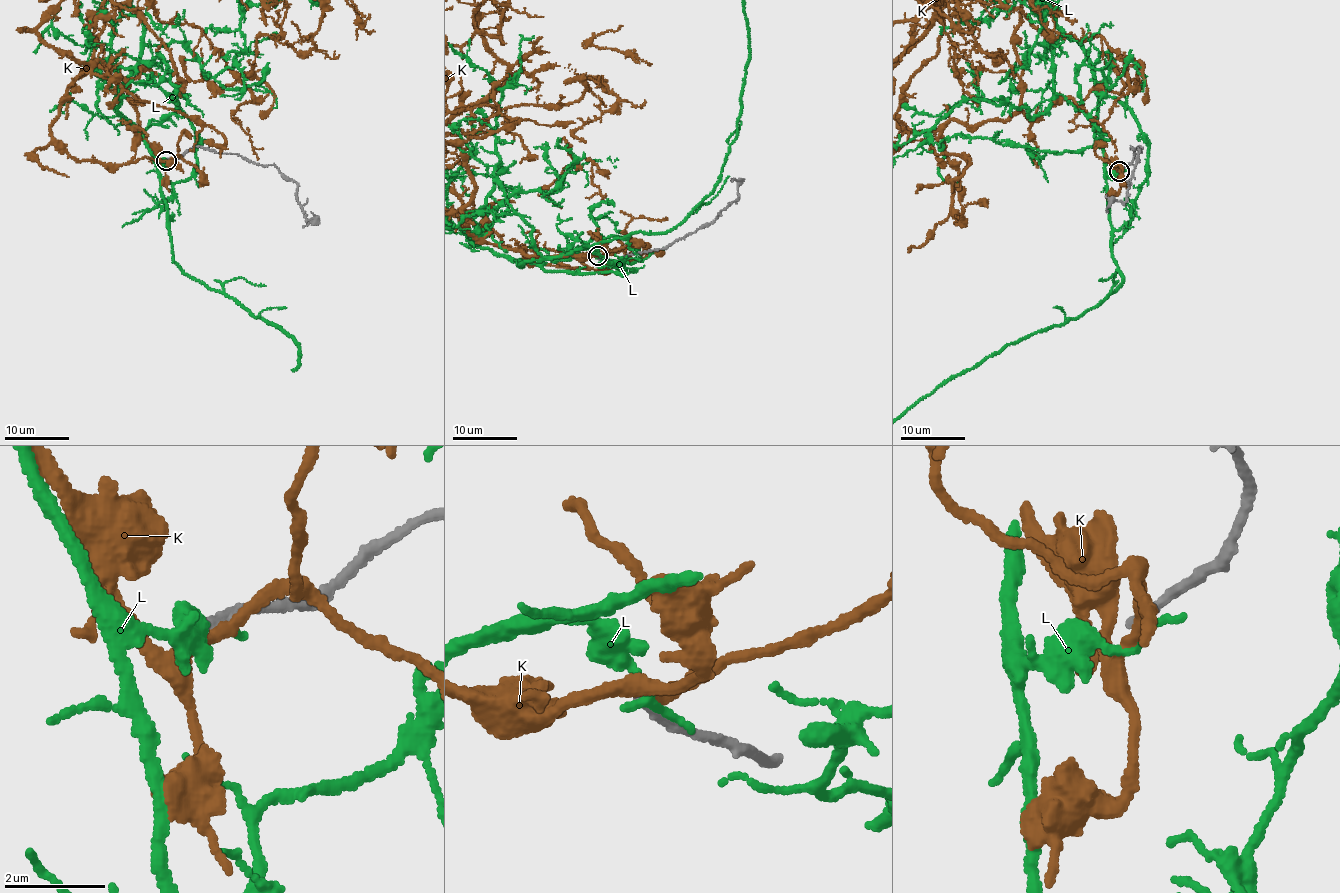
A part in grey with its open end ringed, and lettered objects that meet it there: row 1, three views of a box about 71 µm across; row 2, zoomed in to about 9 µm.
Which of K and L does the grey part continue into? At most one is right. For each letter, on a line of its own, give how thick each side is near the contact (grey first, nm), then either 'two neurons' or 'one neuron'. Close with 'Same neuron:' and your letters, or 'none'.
K: 220 nm thick on the grey side, 200 nm on the other; two neurons
L: 240 nm thick on the grey side, 220 nm on the other; two neurons
Same neuron: none

